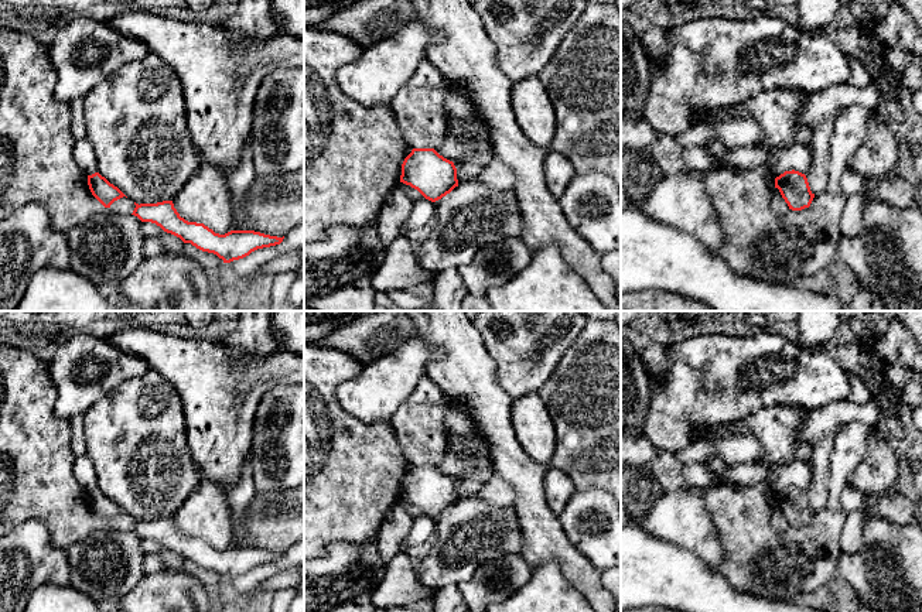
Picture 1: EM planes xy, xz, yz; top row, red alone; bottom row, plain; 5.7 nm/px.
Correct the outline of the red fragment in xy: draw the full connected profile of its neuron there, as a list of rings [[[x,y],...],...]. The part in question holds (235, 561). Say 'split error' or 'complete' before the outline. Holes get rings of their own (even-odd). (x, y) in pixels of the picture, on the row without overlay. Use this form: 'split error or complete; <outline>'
complete; [[[173,517],[157,520],[136,520],[132,531],[141,539],[151,539],[164,548],[191,560],[197,565],[216,571],[223,579],[243,575],[252,568],[280,561],[284,555],[255,547],[230,547],[225,551],[215,550],[204,540],[188,539],[180,533]]]

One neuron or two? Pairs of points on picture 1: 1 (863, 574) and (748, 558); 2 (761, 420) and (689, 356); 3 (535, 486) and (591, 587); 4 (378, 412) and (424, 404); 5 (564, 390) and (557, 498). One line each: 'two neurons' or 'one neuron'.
1: two neurons
2: two neurons
3: one neuron
4: two neurons
5: two neurons

